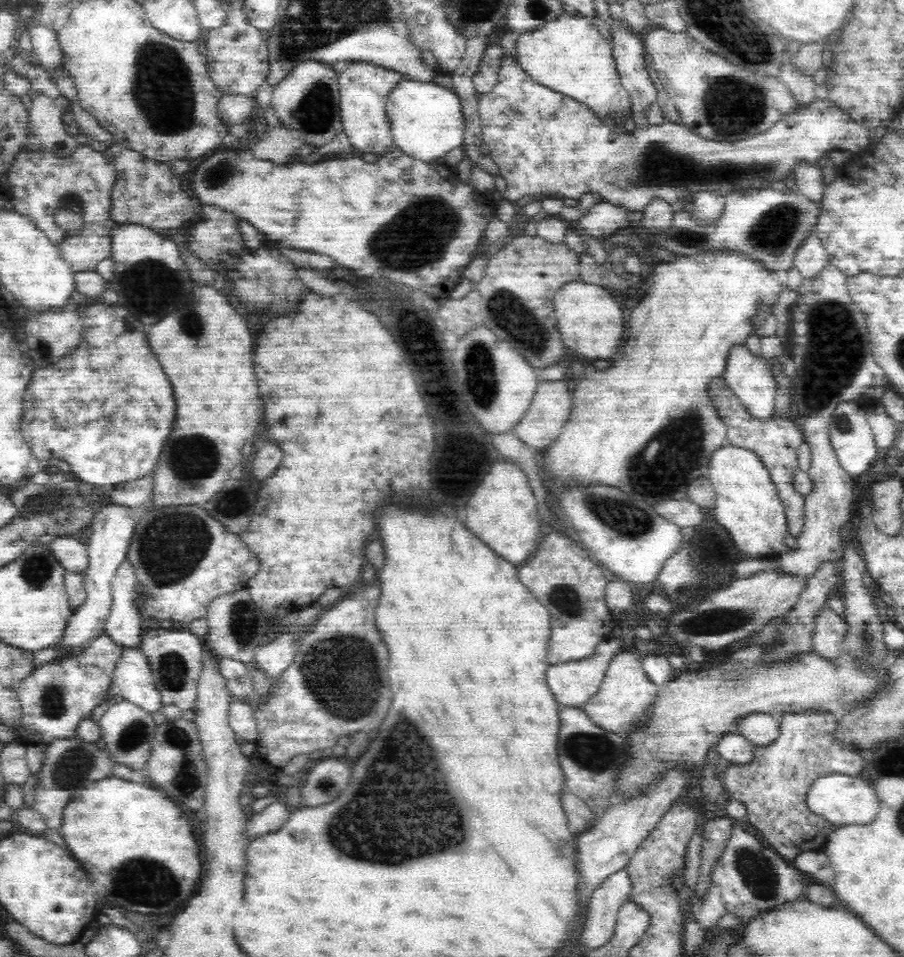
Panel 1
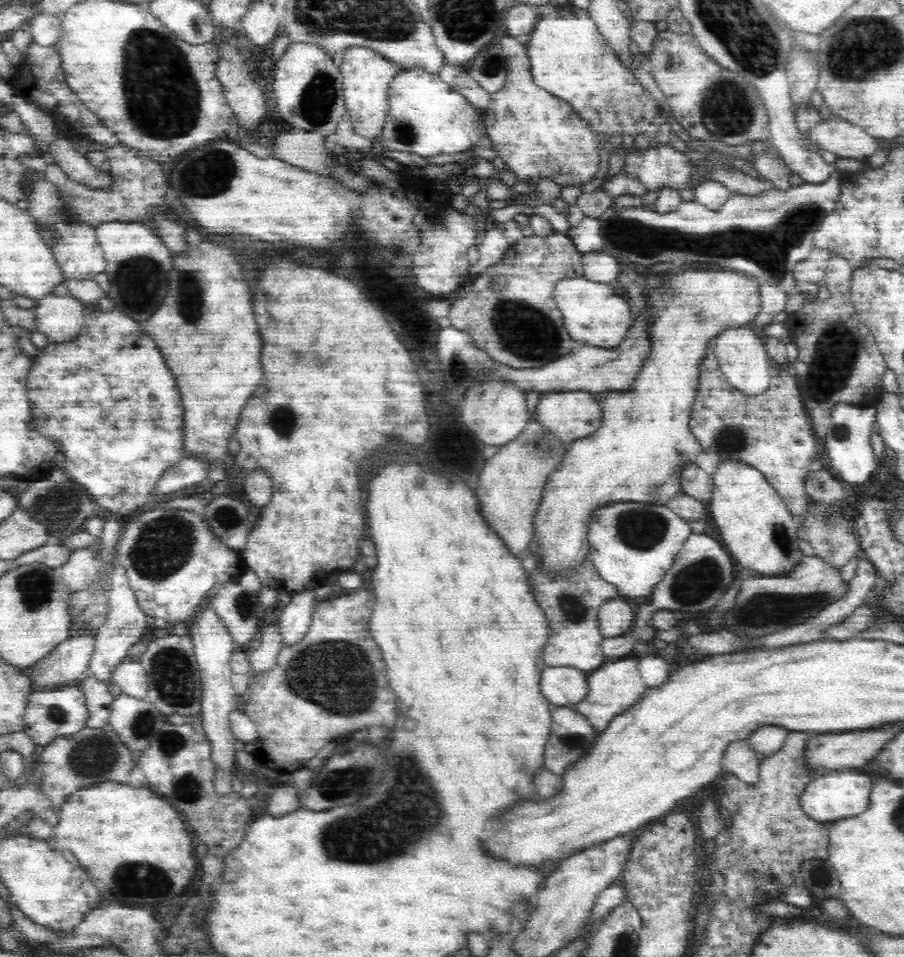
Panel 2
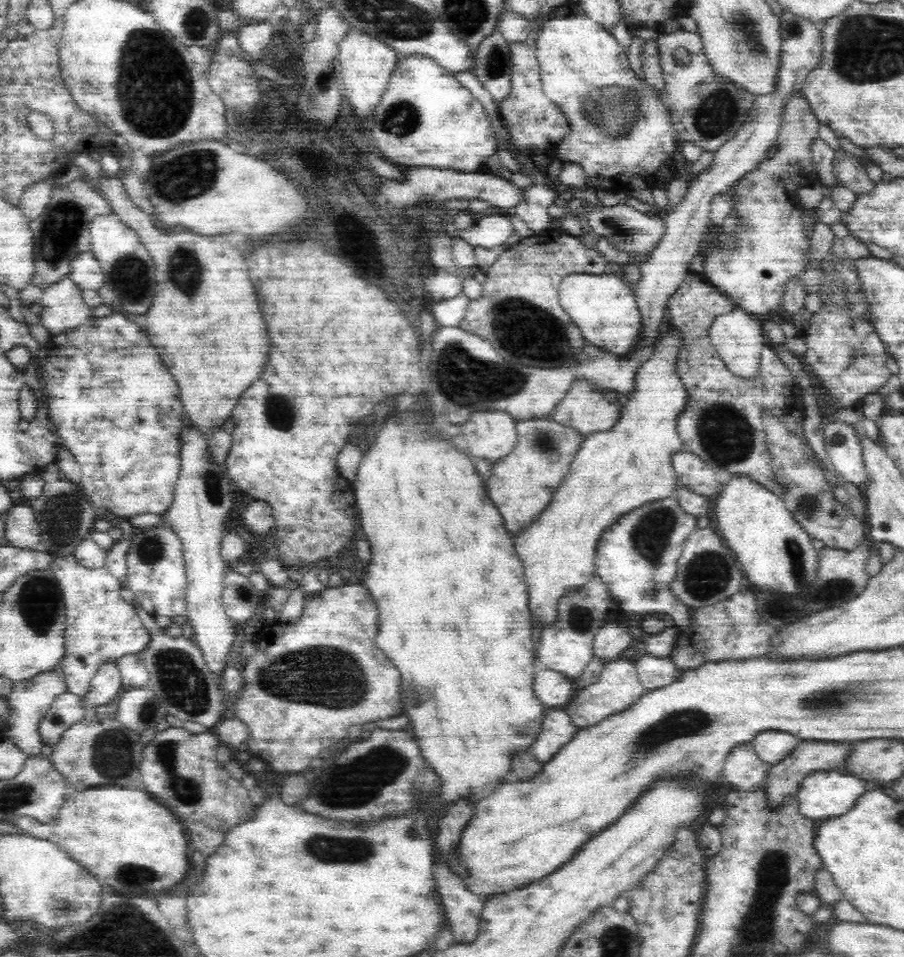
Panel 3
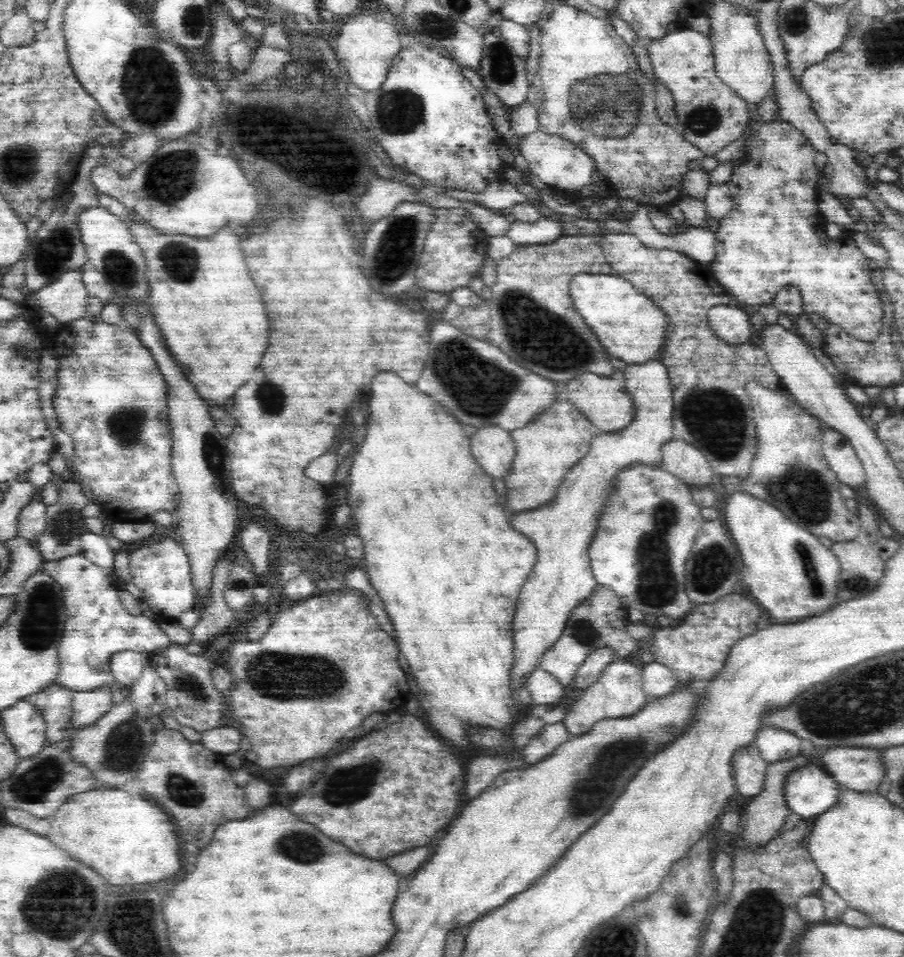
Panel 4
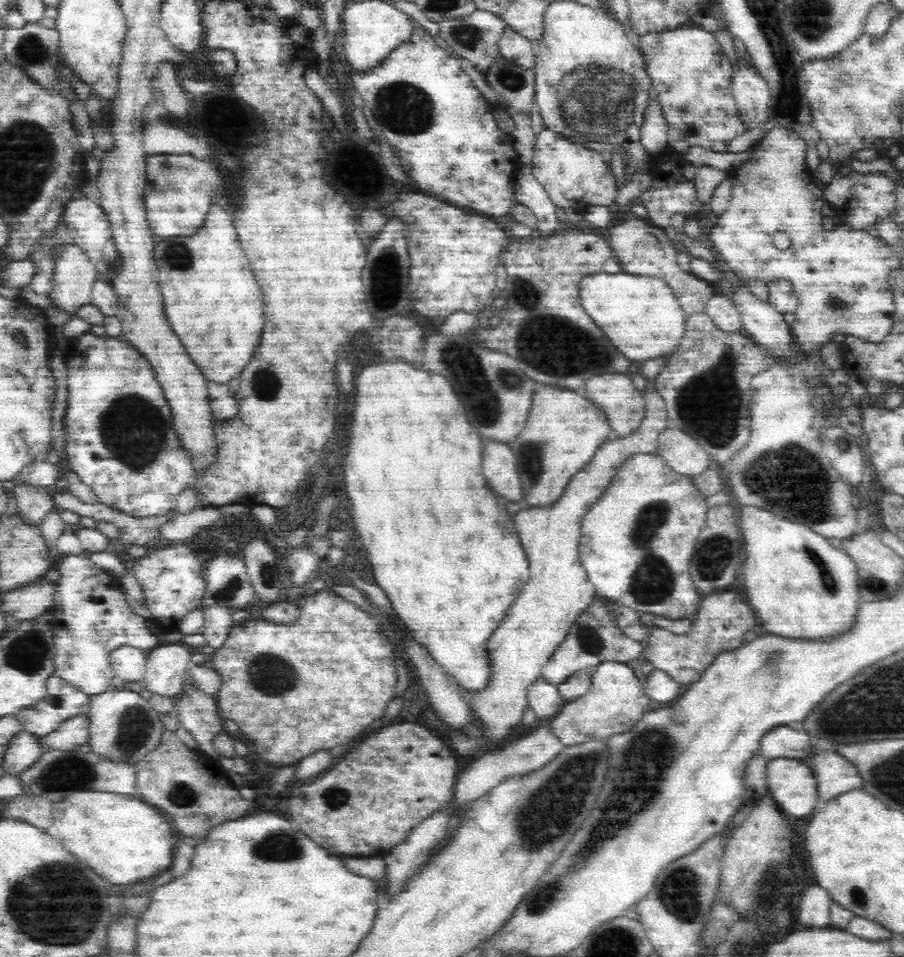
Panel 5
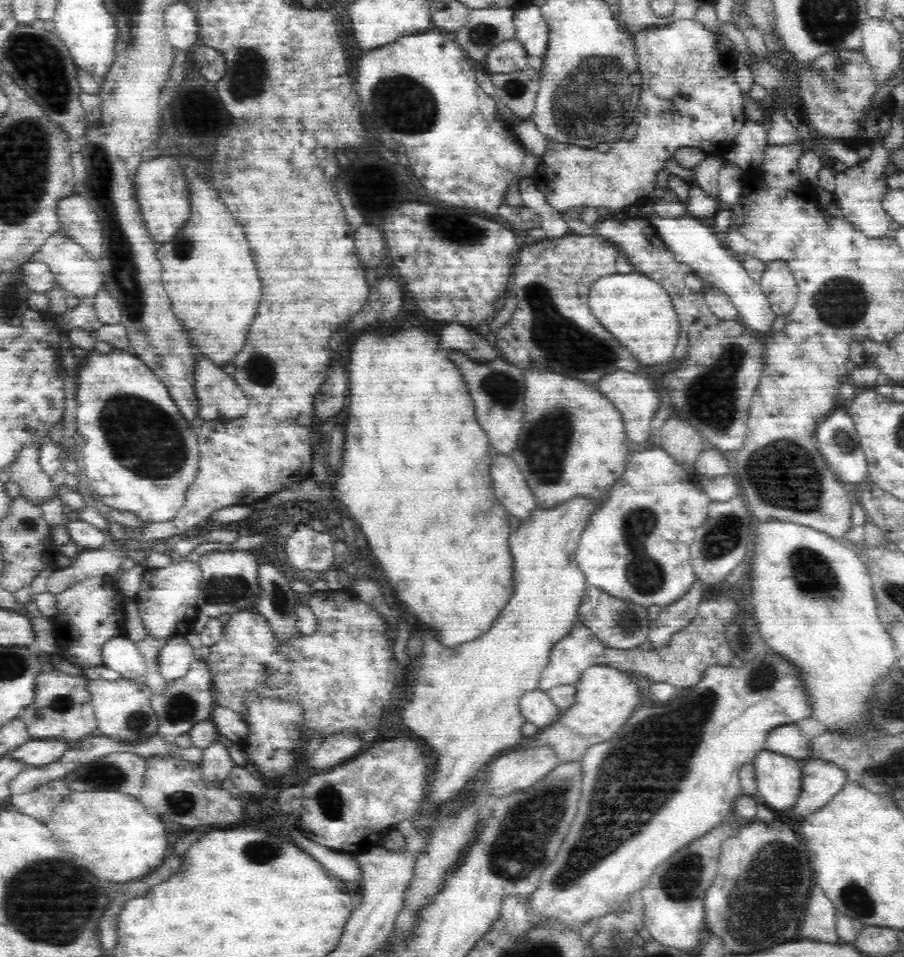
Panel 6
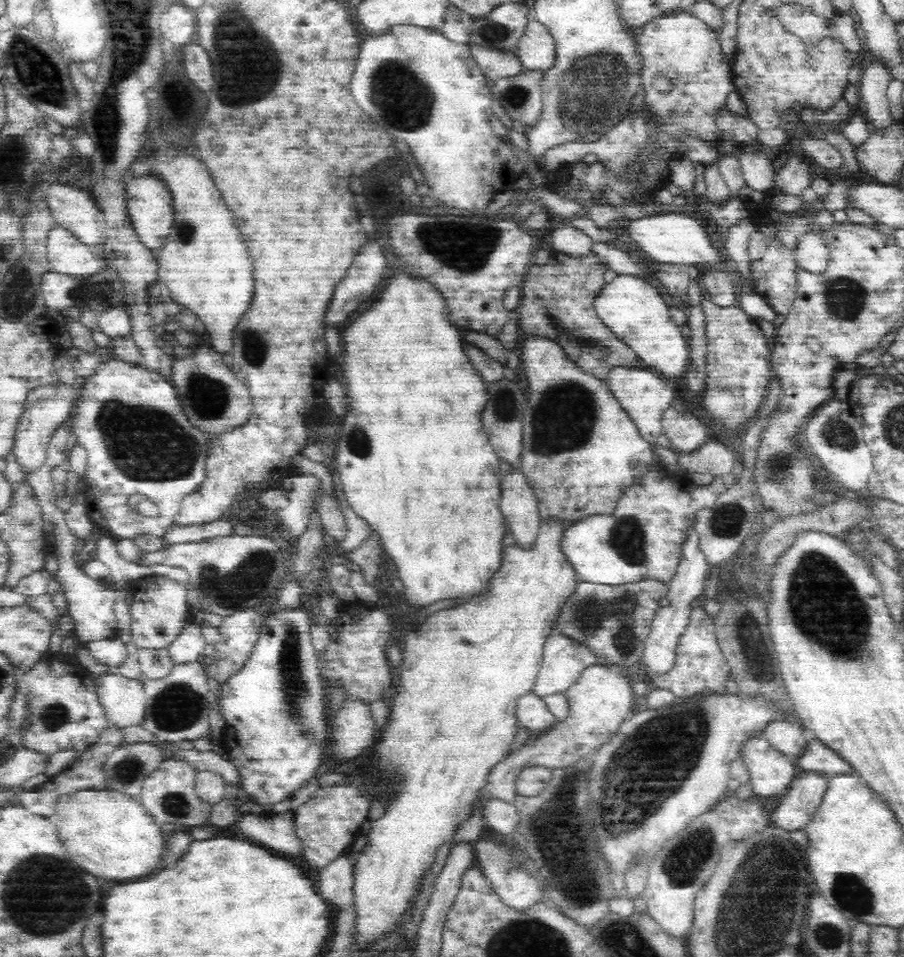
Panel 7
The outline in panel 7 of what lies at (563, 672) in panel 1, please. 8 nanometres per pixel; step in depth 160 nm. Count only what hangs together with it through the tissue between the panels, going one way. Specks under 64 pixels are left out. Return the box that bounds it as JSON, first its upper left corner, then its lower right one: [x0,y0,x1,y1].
[515,691,555,737]

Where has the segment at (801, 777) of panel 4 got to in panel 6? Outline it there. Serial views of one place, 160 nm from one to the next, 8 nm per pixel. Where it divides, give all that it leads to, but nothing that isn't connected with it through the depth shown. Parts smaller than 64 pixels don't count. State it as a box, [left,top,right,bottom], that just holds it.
[750,747,800,811]

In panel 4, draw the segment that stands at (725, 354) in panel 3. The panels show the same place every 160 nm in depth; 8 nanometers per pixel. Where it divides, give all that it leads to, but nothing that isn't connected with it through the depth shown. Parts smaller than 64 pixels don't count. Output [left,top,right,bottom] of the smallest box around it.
[707,306,751,342]

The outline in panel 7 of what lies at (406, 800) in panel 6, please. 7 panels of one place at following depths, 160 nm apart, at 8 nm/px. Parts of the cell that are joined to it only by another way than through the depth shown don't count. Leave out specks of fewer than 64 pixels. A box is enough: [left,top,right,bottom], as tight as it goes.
[293,784,368,872]

